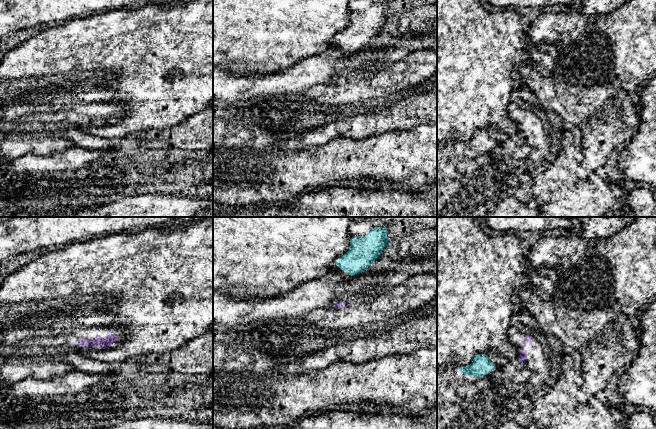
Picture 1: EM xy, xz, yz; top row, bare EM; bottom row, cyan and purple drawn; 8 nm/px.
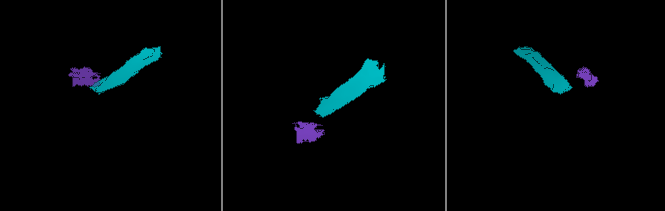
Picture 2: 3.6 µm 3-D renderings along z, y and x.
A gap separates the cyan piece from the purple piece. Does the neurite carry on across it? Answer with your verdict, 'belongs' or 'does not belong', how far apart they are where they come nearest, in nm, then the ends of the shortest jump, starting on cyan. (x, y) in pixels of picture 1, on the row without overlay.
does not belong | 200 nm | yz (494, 140), (519, 134)

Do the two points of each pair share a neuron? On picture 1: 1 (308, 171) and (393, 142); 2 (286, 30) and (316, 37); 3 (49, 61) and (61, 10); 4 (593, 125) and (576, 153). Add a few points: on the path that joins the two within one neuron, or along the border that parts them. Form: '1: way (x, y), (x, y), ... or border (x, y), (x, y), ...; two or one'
1: way (329, 167), (333, 164), (372, 159); one
2: way (293, 30), (307, 30), (309, 32); one
3: border (82, 19), (70, 19), (59, 25); two
4: border (577, 127), (584, 141); two

